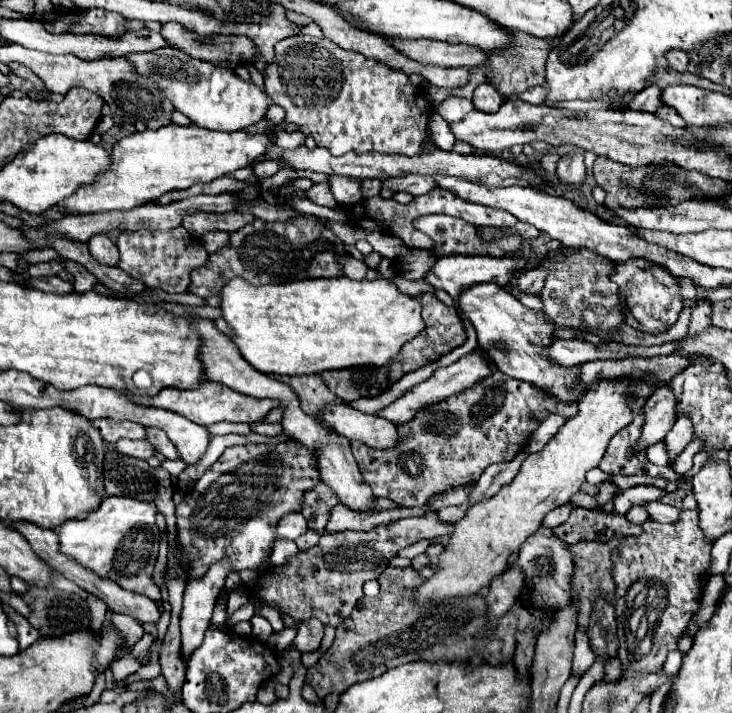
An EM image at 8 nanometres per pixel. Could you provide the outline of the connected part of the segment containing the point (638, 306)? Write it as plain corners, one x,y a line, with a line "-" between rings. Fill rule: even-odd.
629,259
625,263
617,263
613,267
611,281
619,285
619,293
623,295
623,309
633,323
627,323
643,333
663,333
667,331
683,311
683,295
679,291
679,281
665,267
655,265
645,259

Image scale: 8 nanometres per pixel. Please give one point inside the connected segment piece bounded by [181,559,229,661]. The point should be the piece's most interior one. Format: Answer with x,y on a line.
200,596

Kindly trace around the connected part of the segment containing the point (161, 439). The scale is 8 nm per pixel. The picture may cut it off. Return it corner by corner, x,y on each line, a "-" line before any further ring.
147,427
147,441
149,441
159,453
163,453
167,459
179,459
177,449
171,445
171,441
165,439
165,433
163,433
161,429

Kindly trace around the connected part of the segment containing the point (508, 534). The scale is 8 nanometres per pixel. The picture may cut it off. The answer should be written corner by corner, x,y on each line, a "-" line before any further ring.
617,377
599,379
589,385
589,391
579,401
575,417
567,419
559,433
539,453
529,453
521,465
521,473
511,485
505,485
495,497
473,505
467,515
455,523
455,533
445,551
439,555
439,571
417,591
417,599
425,601
431,597
457,597
475,595
481,587
489,587
491,579
505,571
507,559
517,551
529,535
533,535
547,511
567,503
579,493
585,473
599,467
603,453
607,451
609,439
633,421
631,415
631,381
643,381
657,389
661,383
655,377

